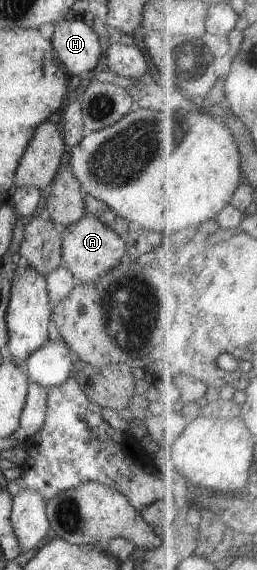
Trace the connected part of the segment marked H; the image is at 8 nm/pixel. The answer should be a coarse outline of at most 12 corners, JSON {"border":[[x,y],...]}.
{"border":[[79,16],[55,23],[50,41],[62,66],[81,79],[103,49]]}

